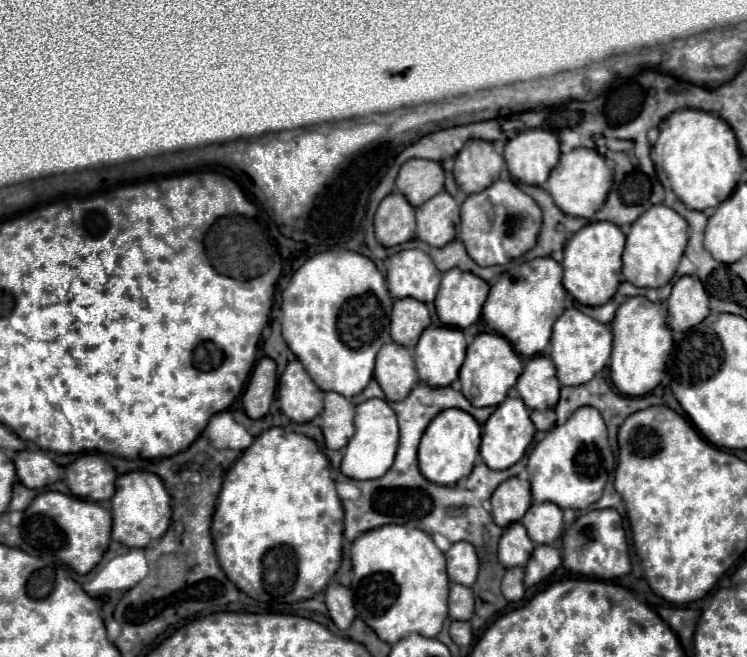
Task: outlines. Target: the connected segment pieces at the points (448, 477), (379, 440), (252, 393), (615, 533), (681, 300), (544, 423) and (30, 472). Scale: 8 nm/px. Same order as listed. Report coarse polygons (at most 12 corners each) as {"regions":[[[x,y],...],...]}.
{"regions":[[[440,411],[422,435],[418,465],[436,485],[470,475],[480,425]],[[388,401],[356,407],[342,473],[378,479],[394,463],[398,421]],[[262,357],[242,395],[248,417],[268,413],[276,363]],[[588,511],[562,535],[562,565],[598,579],[628,575],[620,513]],[[698,277],[668,297],[668,327],[688,331],[710,315]],[[532,411],[530,419],[538,431],[556,423],[556,413]],[[40,449],[14,459],[28,489],[44,489],[60,479],[60,467]]]}

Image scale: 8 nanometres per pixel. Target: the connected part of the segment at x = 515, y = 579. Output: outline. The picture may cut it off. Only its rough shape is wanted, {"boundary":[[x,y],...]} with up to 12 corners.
{"boundary":[[522,567],[506,569],[502,595],[508,601],[524,597]]}

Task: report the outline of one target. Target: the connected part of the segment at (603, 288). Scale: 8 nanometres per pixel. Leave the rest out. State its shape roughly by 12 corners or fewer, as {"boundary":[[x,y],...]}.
{"boundary":[[592,221],[564,247],[564,287],[582,305],[612,299],[626,237]]}

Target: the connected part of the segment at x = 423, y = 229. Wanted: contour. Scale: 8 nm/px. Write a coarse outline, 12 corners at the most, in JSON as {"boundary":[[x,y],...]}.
{"boundary":[[438,193],[416,209],[416,237],[444,247],[460,205]]}

